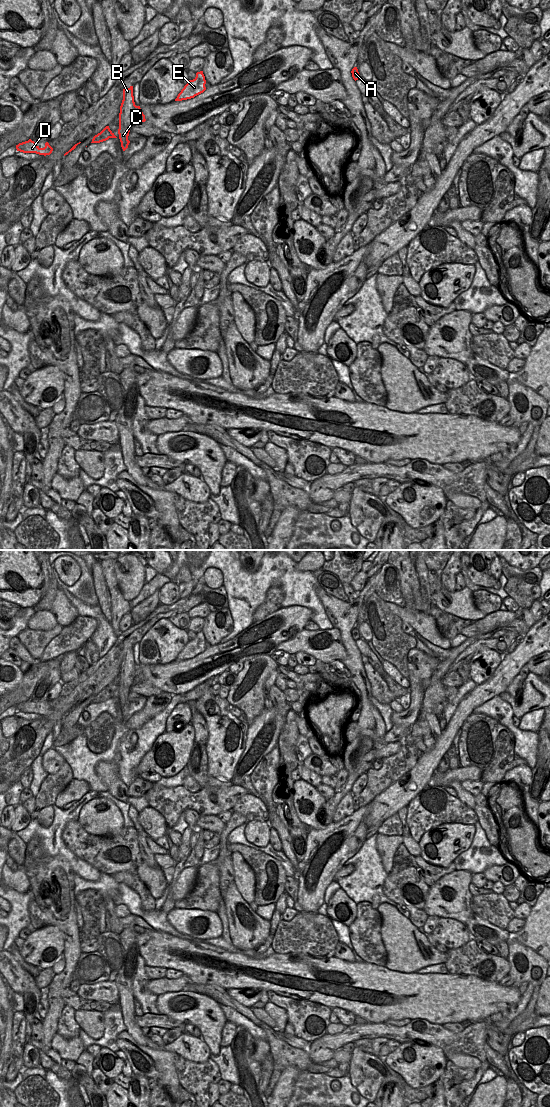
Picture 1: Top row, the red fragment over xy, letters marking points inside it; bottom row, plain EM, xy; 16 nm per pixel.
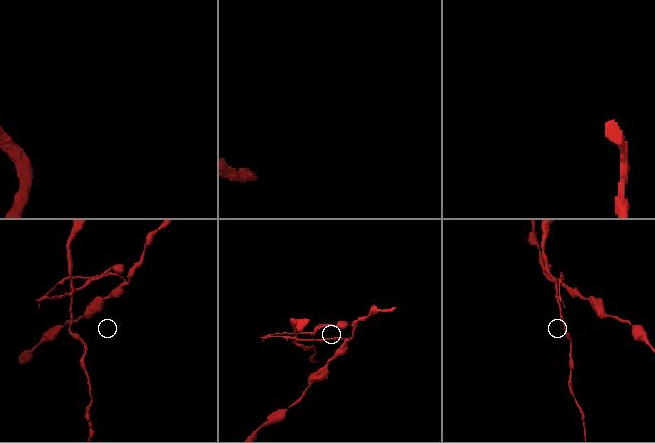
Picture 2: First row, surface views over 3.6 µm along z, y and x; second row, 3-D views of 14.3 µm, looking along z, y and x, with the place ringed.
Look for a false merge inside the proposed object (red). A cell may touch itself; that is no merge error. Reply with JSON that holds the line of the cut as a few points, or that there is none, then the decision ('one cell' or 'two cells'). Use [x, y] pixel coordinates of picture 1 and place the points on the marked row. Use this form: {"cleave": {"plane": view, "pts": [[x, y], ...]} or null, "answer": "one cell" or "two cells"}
{"cleave": {"plane": "xy", "pts": [[136, 106], [134, 119], [131, 124]]}, "answer": "two cells"}

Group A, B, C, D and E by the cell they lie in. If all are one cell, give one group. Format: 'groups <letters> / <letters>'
groups A D E / B C

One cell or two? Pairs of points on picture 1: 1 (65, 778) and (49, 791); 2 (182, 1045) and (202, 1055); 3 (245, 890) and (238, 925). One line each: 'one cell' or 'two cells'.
1: one cell
2: one cell
3: two cells

